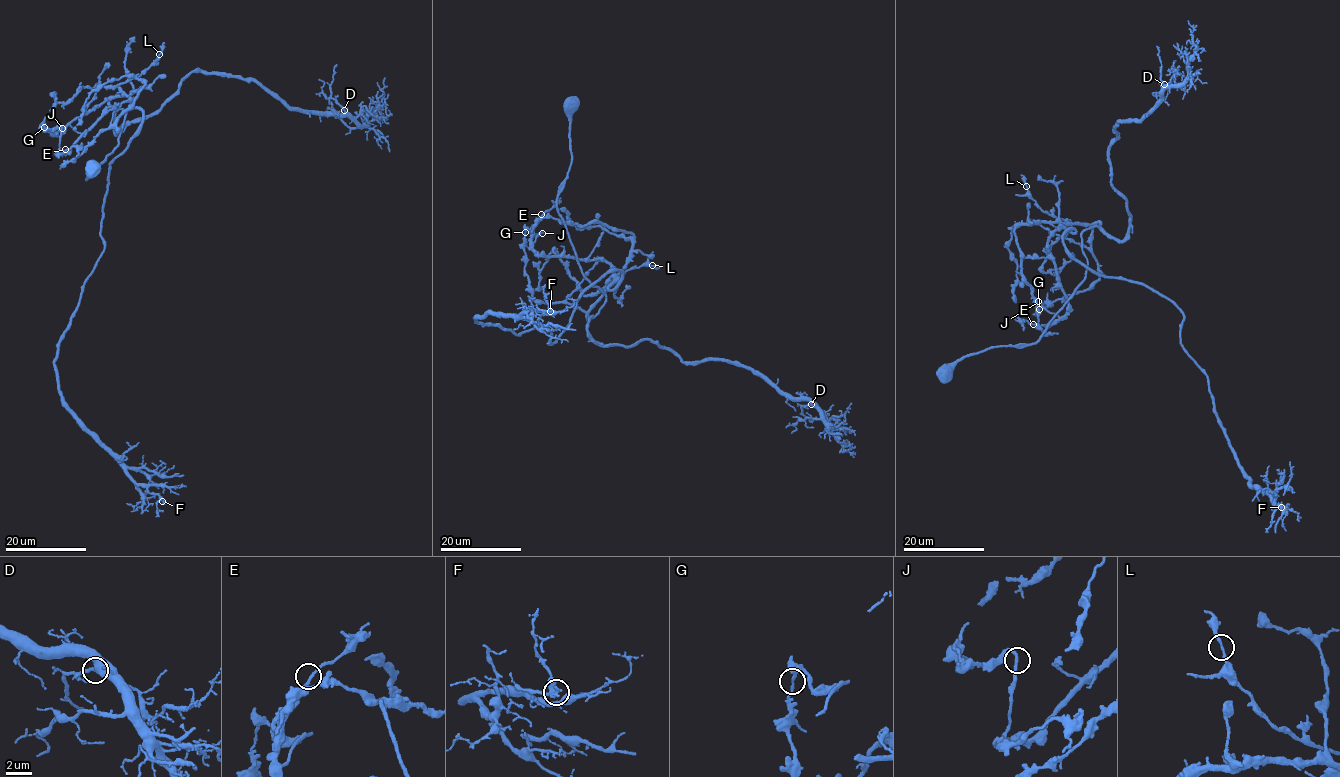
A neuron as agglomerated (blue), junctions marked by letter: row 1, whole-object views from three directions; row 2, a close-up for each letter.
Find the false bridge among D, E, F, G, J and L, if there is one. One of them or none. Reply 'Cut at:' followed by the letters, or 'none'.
Cut at: G

